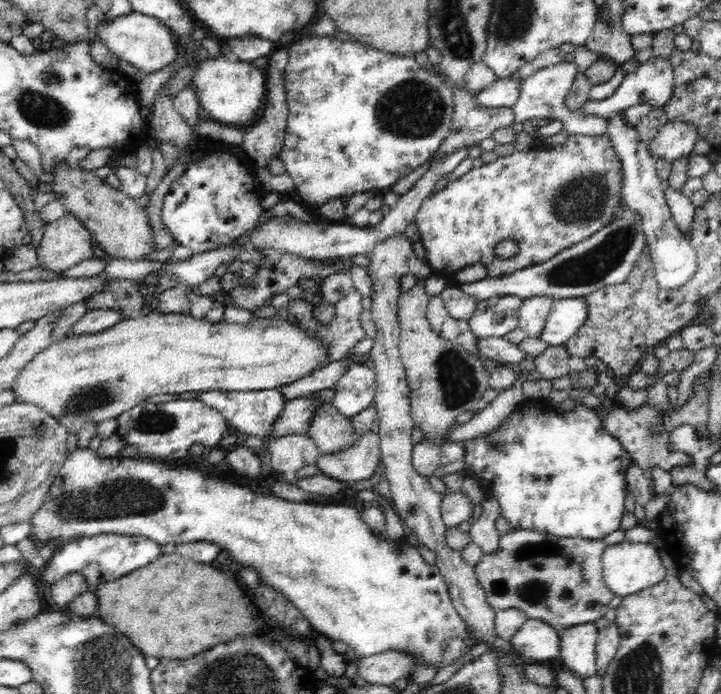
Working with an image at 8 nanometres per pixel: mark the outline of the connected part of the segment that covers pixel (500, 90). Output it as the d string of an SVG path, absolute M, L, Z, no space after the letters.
M504 78L488 86L483 92L474 94L483 108L513 108L520 97L523 80Z

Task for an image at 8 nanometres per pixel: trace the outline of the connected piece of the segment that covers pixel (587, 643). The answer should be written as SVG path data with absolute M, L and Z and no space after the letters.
M594 622L565 629L558 631L560 638L558 657L562 659L563 668L570 669L583 678L596 675L596 644L599 631Z

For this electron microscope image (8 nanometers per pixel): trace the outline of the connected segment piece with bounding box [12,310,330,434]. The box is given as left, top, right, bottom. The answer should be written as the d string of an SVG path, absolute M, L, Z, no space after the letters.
M152 311L148 315L141 316L137 319L122 319L114 326L106 328L102 332L80 334L80 336L70 336L64 339L56 340L46 350L38 352L24 368L22 372L18 372L16 376L16 382L14 382L14 395L16 395L16 401L22 403L36 404L38 407L42 407L42 410L48 412L48 414L58 419L68 432L75 432L78 434L82 428L86 426L88 422L93 424L99 424L103 420L109 418L117 418L123 412L134 408L137 404L146 401L149 396L156 396L156 394L181 394L182 392L210 392L210 391L253 391L253 390L272 390L278 389L279 385L289 385L296 380L308 377L318 370L322 370L322 367L326 367L326 364L330 364L328 359L328 347L322 345L322 341L318 337L312 337L304 331L304 329L298 327L291 319L280 320L278 316L272 318L255 318L246 321L245 323L228 323L220 321L219 323L210 323L206 319L194 318L191 314L186 316L184 314L164 314Z

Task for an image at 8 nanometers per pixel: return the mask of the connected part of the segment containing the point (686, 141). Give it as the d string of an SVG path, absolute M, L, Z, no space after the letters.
M668 121L648 144L653 159L666 159L670 163L693 153L693 146L701 138L696 125L686 121Z

